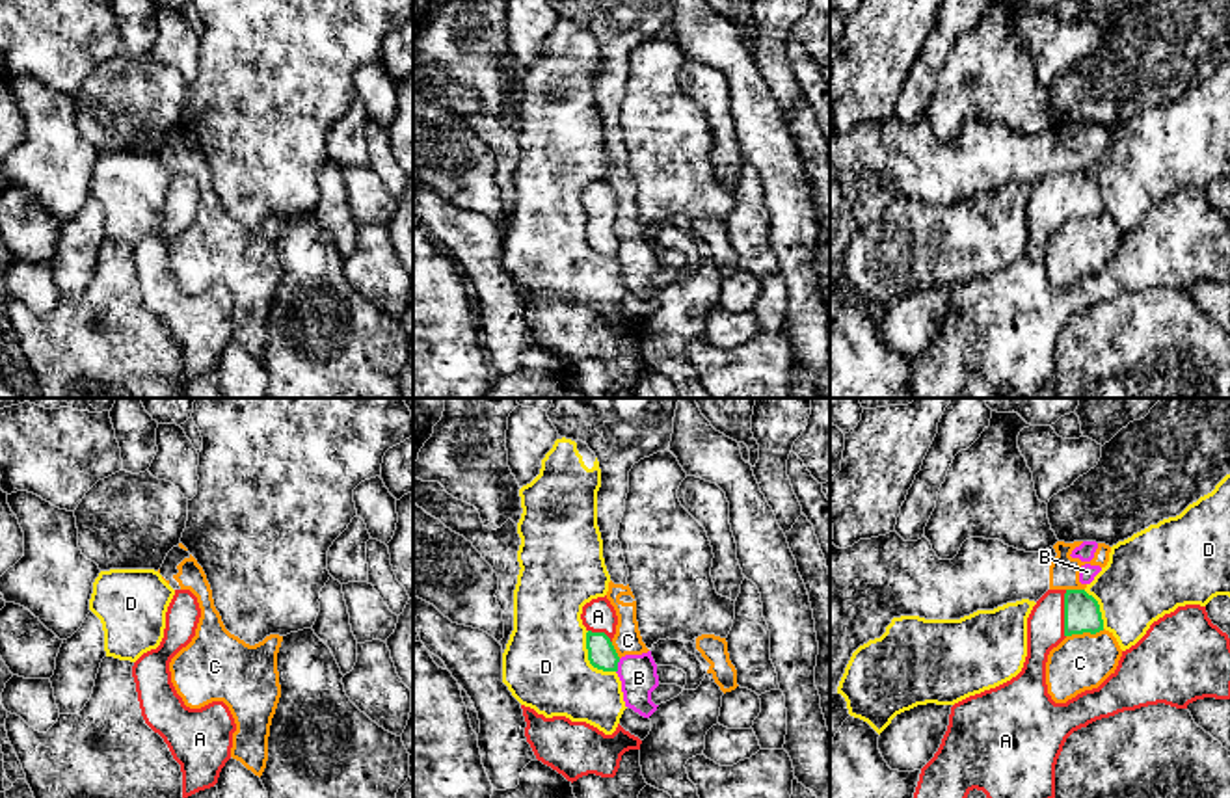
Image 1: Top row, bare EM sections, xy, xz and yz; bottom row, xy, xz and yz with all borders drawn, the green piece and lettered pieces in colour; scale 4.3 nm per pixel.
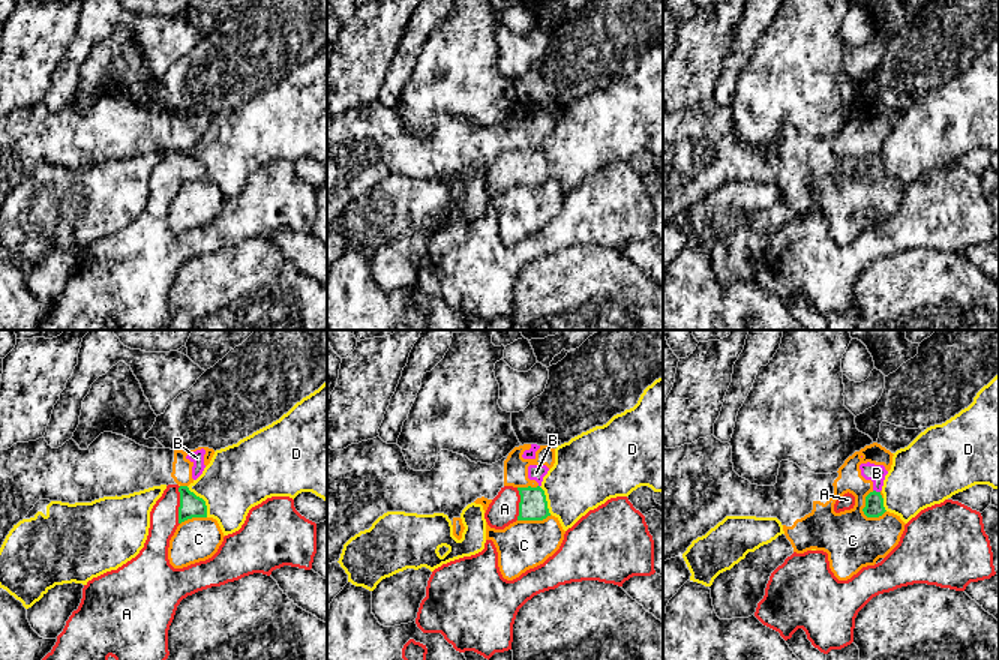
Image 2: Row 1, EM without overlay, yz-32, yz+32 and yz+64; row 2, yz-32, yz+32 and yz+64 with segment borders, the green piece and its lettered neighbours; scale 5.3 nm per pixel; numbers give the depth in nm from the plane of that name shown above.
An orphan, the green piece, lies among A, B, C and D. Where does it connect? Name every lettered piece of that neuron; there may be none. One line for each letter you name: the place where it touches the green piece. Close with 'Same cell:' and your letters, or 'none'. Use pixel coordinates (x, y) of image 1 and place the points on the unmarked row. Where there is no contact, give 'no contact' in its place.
A: contact yz (1065, 198)
Same cell: A

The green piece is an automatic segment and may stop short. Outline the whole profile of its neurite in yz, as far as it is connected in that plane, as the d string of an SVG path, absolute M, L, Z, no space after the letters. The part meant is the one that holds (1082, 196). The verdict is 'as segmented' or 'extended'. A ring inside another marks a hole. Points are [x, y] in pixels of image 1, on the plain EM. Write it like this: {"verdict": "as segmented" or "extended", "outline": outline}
{"verdict": "extended", "outline": "M1048 173L1033 190L1027 201L1027 240L1022 255L1010 264L969 279L951 290L949 309L934 340L921 352L919 365L910 389L901 398L960 398L968 378L977 372L1007 398L1016 392L1020 398L1033 398L1044 385L1055 381L1055 348L1066 322L1089 307L1165 286L1187 292L1189 286L1204 281L1230 283L1230 221L1208 201L1206 190L1185 188L1165 197L1150 208L1146 218L1130 233L1122 234L1116 253L1092 273L1085 273L1066 286L1055 286L1048 277L1046 246L1053 231L1066 219L1103 214L1098 184L1085 173Z"}

